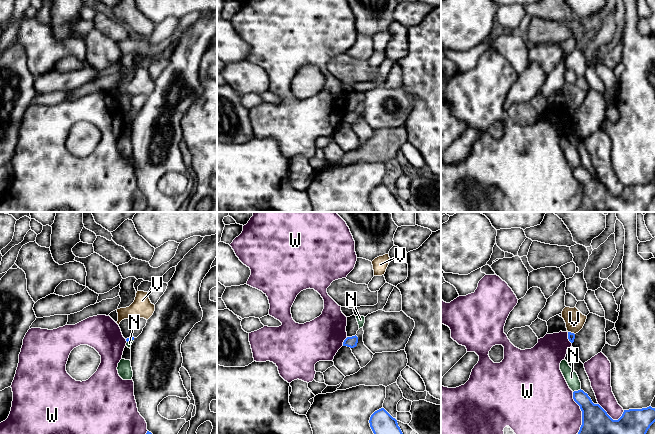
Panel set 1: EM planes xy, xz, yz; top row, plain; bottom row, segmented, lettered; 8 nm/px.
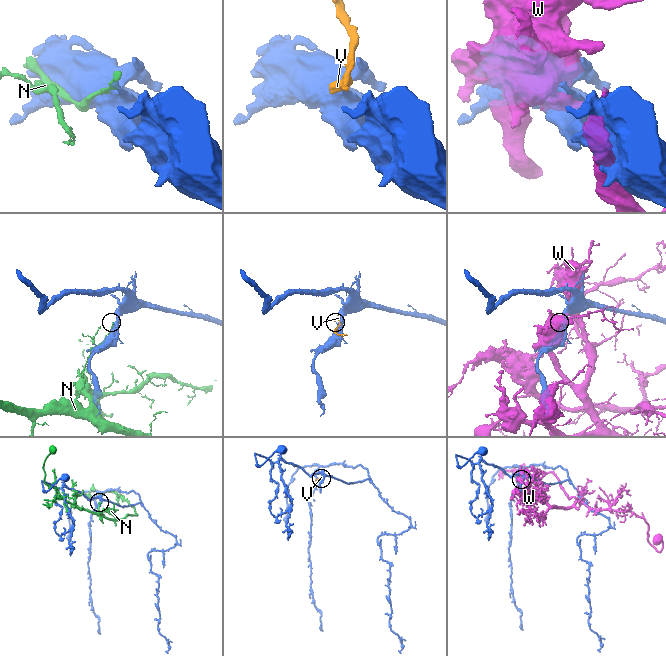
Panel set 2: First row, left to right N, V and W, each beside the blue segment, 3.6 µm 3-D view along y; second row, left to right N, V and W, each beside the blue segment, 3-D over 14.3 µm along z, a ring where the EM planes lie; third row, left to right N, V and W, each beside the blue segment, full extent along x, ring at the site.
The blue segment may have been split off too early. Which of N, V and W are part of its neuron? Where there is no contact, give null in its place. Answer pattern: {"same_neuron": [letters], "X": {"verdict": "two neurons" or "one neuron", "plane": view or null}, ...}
{"same_neuron": [], "N": {"verdict": "two neurons", "plane": "yz"}, "V": {"verdict": "two neurons", "plane": "yz"}, "W": {"verdict": "two neurons", "plane": "yz"}}

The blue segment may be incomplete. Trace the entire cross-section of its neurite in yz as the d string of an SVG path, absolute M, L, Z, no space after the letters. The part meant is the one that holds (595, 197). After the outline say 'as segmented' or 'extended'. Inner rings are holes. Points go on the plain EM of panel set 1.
M583 166L574 167L573 175L582 187L582 201L574 212L645 212L655 198L655 184L651 182L624 186L618 196L613 196Z | as segmented

